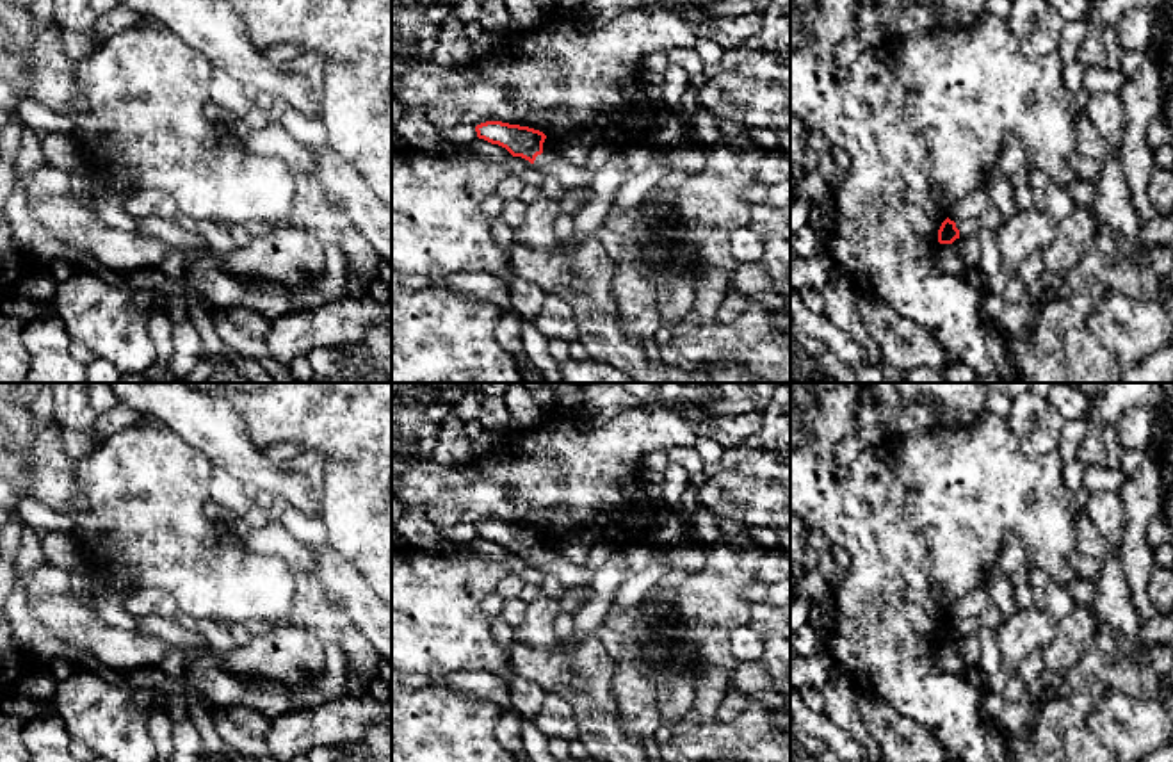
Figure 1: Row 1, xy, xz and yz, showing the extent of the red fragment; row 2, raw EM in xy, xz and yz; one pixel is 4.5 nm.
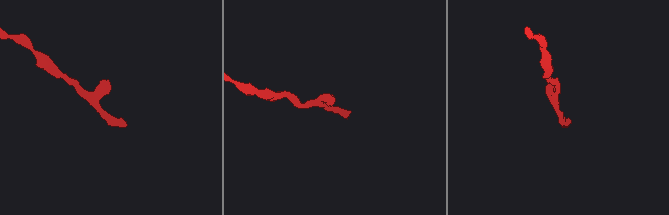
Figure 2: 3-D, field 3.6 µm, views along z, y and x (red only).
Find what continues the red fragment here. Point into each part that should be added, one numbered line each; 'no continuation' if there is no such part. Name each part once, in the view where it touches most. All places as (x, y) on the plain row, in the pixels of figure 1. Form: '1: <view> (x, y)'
1: xz (570, 575)

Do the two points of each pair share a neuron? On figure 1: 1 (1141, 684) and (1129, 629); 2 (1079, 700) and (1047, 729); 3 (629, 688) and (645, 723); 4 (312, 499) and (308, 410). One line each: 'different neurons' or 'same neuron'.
1: different neurons
2: same neuron
3: same neuron
4: different neurons

